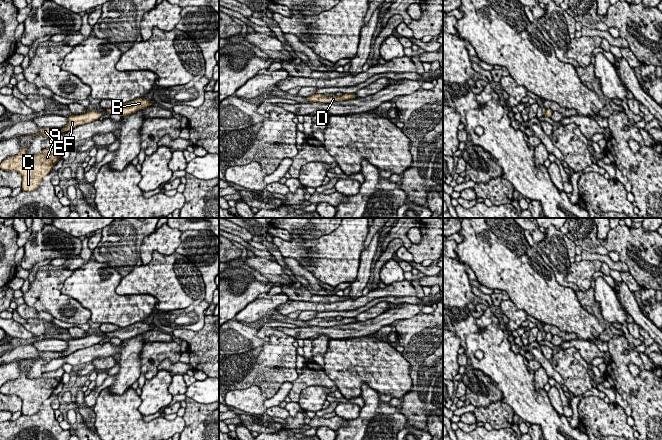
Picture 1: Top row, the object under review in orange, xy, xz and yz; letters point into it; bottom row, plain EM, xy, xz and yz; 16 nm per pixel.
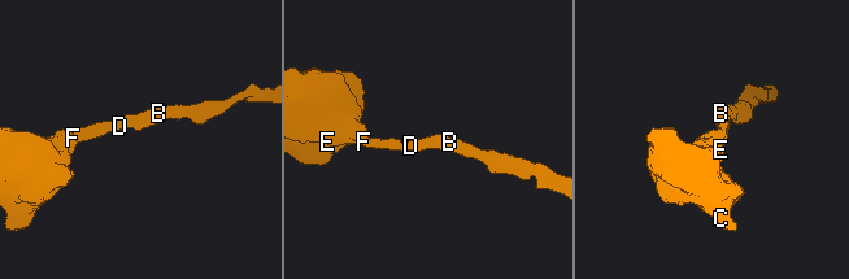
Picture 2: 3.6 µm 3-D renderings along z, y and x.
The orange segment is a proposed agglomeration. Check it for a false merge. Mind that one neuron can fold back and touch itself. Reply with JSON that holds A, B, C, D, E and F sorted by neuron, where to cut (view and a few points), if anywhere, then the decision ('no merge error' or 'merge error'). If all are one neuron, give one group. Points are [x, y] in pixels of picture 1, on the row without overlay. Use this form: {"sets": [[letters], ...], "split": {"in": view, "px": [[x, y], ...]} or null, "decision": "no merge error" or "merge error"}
{"sets": [["A", "B", "C", "D", "E", "F"]], "split": null, "decision": "no merge error"}

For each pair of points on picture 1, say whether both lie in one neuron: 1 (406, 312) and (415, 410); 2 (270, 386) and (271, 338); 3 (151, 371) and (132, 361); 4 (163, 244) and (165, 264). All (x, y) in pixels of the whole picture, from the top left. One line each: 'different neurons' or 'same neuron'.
1: different neurons
2: same neuron
3: different neurons
4: different neurons

